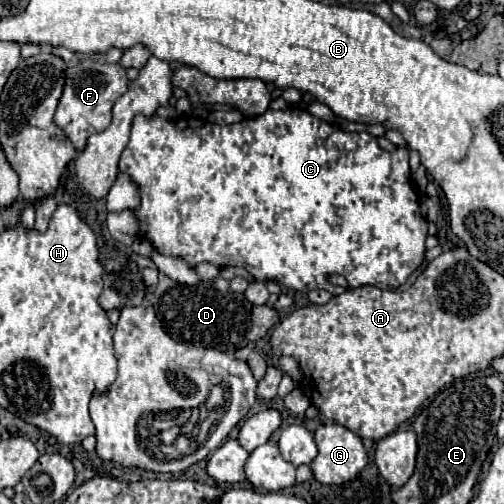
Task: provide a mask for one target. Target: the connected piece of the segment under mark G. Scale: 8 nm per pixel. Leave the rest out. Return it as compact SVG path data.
M325 423L315 431L315 443L319 453L311 463L311 471L323 485L347 483L367 465L361 437L347 427Z

